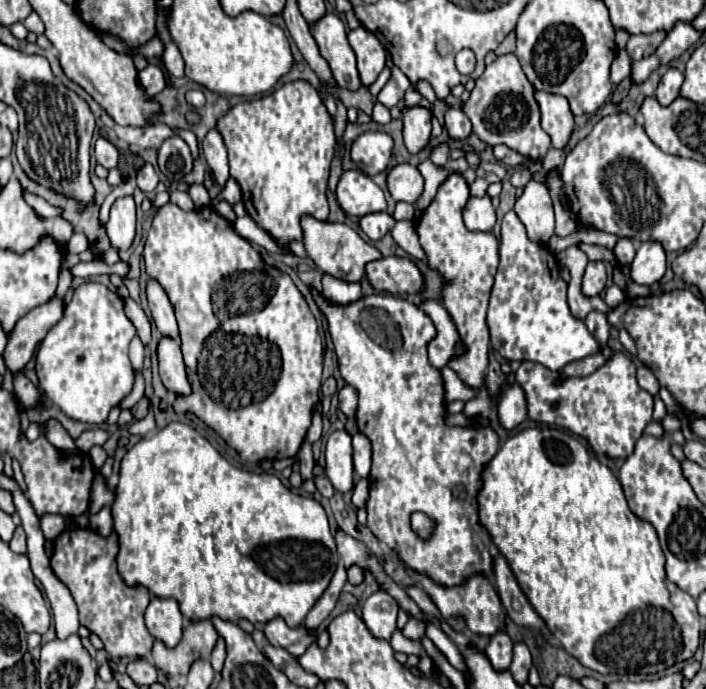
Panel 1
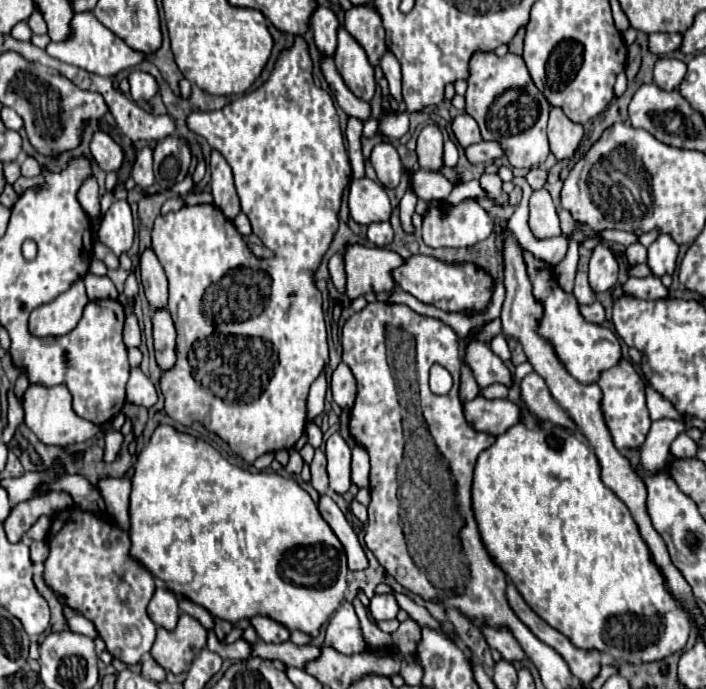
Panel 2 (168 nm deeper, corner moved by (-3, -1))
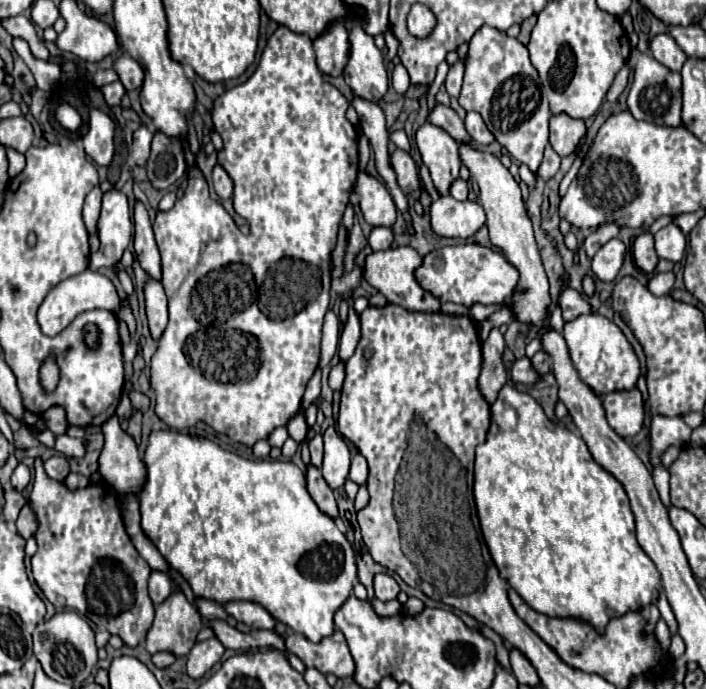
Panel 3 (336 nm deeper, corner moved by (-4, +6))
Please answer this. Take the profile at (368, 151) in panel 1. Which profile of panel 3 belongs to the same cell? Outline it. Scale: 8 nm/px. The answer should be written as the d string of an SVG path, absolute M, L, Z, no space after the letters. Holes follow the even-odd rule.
M396 149L390 155L390 163L392 163L392 169L396 173L396 181L398 181L400 189L404 193L416 191L418 189L418 175L416 175L416 167L414 167L412 157L406 151Z

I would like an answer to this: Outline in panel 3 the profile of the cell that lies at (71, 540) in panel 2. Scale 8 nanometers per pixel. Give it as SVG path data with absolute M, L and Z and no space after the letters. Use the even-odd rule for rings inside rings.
M38 457L30 507L40 523L34 535L38 551L32 557L32 575L46 599L56 609L74 609L96 627L118 635L126 647L138 647L146 639L154 619L154 605L148 597L152 569L128 539L116 493L100 485L68 491L66 485L48 479Z

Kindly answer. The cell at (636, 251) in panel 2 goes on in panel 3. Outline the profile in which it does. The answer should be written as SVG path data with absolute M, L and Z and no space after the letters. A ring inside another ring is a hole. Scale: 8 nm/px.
M642 233L634 239L634 245L632 245L632 255L634 255L634 263L646 271L646 273L652 273L654 265L658 263L658 255L654 251L654 239L650 233Z

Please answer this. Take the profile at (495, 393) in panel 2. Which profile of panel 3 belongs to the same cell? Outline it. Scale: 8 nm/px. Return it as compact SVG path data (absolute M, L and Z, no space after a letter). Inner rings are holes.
M506 383L499 392L497 400L490 406L491 424L486 443L476 447L476 469L474 469L474 501L480 517L480 527L484 541L490 549L490 555L500 571L500 575L518 591L518 595L538 613L552 615L552 617L570 617L570 619L584 619L586 623L592 623L596 631L604 633L604 627L610 619L622 617L628 611L642 611L658 601L658 595L662 591L660 585L660 573L654 567L654 563L648 559L648 555L640 549L636 541L636 529L634 529L634 515L630 511L630 503L626 497L624 487L608 473L604 471L590 455L586 443L582 437L572 433L570 429L560 426L544 415L542 407L530 397L528 393L516 391L510 383Z

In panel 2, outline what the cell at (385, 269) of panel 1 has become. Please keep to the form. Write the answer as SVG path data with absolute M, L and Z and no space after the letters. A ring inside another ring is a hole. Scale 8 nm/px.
M411 256L403 266L395 272L395 282L401 290L413 294L417 300L425 304L433 304L445 312L463 312L463 310L485 310L491 304L491 296L495 290L493 278L471 262L465 264L447 264L433 256Z

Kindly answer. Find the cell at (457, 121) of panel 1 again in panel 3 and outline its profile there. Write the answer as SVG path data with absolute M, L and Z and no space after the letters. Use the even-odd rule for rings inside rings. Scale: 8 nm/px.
M468 111L466 119L464 119L466 131L470 133L470 137L478 143L478 145L488 145L494 141L494 135L488 131L488 127L484 125L482 117L476 111Z

